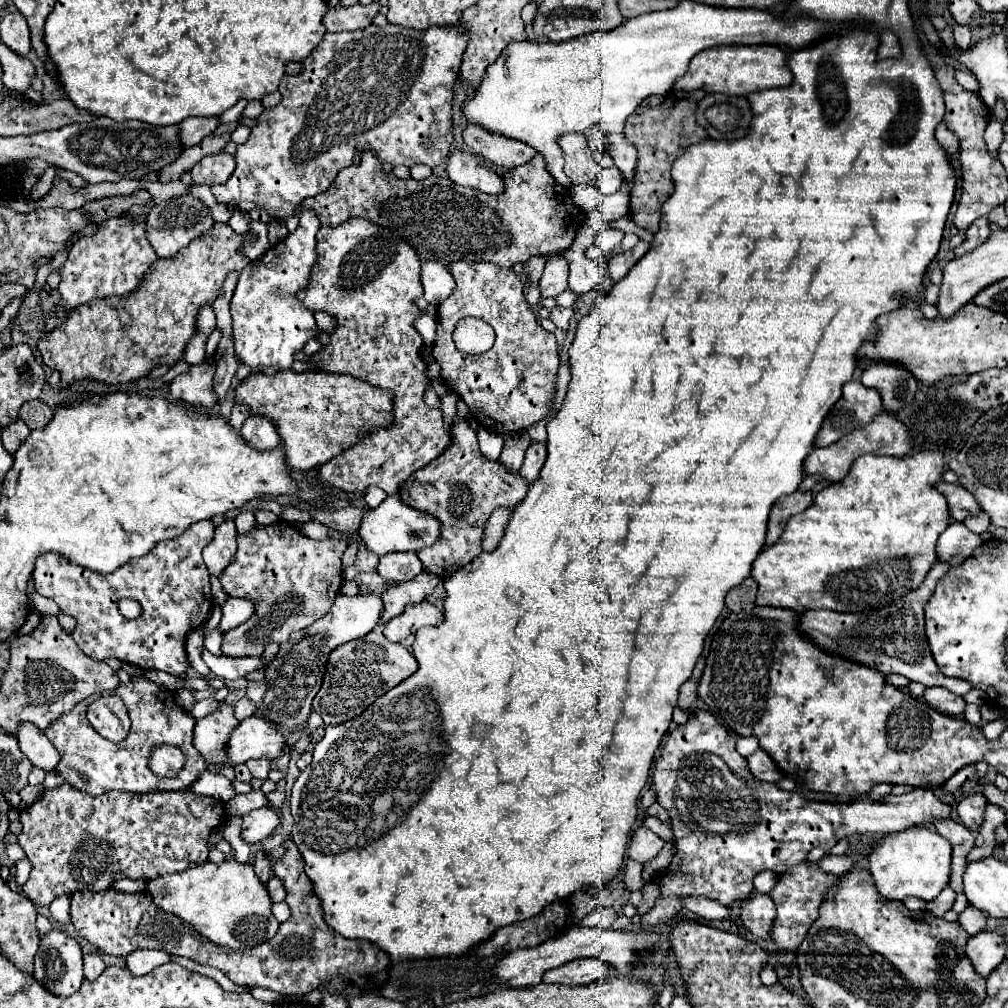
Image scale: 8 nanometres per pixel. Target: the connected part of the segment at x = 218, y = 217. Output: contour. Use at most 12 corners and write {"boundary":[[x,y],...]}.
{"boundary":[[217,203],[211,208],[216,222],[227,223],[234,209]]}

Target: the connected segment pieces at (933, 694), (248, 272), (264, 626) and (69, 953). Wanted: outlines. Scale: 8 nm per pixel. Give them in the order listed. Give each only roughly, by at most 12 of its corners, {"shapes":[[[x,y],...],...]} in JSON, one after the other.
{"shapes":[[[930,687],[924,699],[940,713],[960,717],[966,701],[948,689]],[[318,217],[252,261],[230,301],[252,371],[292,367],[318,331],[296,297],[316,261]],[[288,521],[238,533],[222,571],[254,615],[222,655],[260,657],[324,617],[348,543]],[[60,929],[40,939],[32,973],[56,997],[84,981],[80,945]]]}

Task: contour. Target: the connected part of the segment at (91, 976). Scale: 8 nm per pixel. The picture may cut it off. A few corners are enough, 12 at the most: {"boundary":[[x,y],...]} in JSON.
{"boundary":[[98,953],[84,955],[84,977],[96,981],[106,965]]}

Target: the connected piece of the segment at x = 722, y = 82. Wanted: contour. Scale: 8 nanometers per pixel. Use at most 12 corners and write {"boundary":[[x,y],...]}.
{"boundary":[[776,45],[700,51],[676,91],[748,95],[786,87]]}

